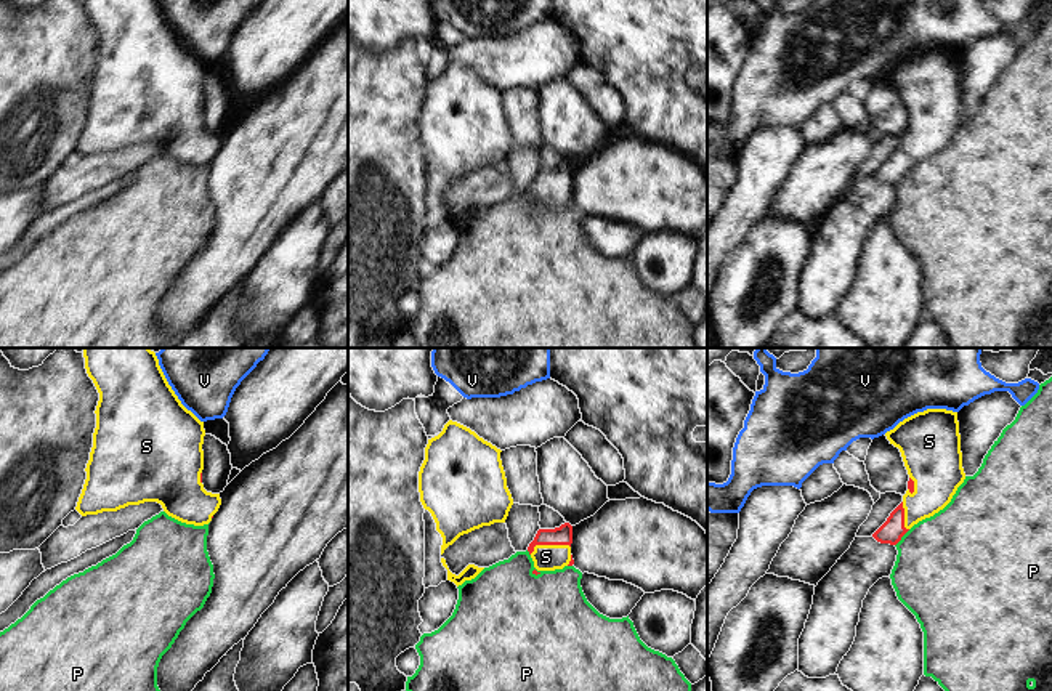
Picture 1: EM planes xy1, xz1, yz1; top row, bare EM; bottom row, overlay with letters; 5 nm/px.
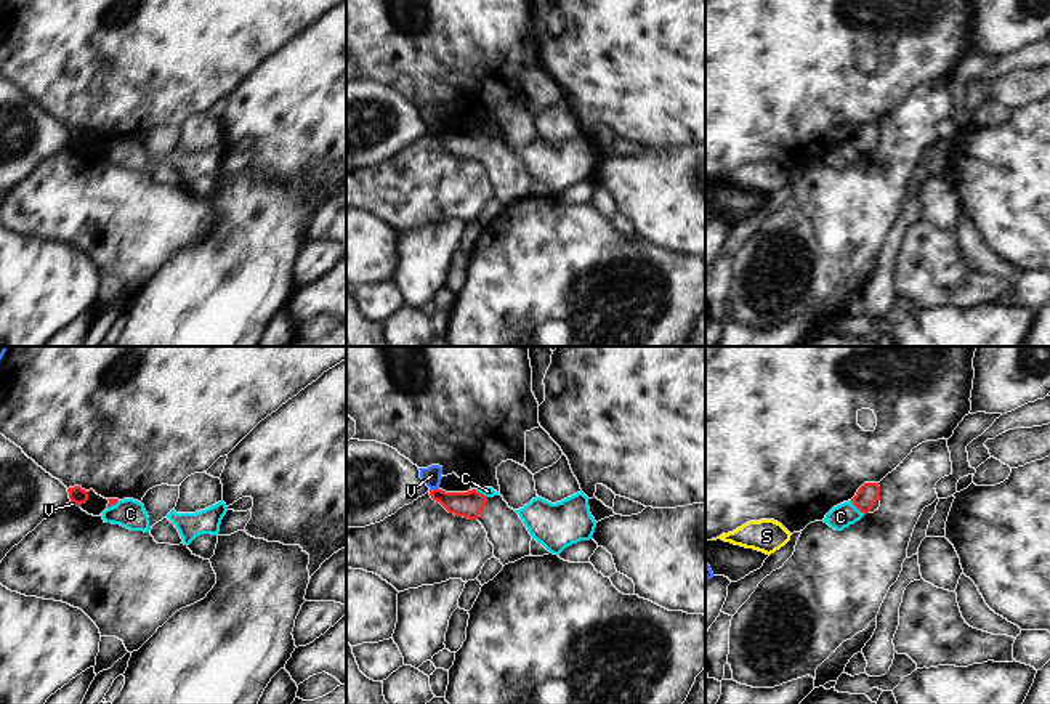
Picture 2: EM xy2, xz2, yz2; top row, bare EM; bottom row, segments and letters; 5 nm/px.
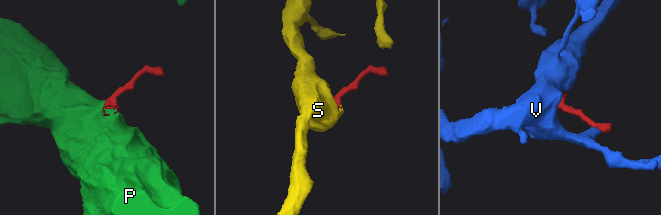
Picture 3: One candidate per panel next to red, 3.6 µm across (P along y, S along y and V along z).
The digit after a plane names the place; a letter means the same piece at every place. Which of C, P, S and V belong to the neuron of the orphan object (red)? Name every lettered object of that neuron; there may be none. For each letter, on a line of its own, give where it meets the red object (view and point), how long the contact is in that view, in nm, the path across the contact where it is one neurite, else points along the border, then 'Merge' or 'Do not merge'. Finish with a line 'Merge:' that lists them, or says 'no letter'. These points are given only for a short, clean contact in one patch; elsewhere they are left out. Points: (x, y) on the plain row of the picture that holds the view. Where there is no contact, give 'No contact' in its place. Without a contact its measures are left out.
C: Touches red at yz2 (858, 149). Shared border 100 nm. Boundary: yz2 (850, 141), (864, 154). Do not merge
P: Touches red at yz1 (902, 177). Shared border 120 nm. Boundary: yz1 (910, 170), (895, 186). Do not merge
S: Touches red at xz1 (549, 185). Shared border 220 nm. Path across: xz1 (560, 177), (549, 185), (546, 198). Merge
V: Touches red at xz2 (433, 130). Shared border 50 nm. Boundary: xz2 (438, 129), (430, 132). Do not merge
Merge: S

